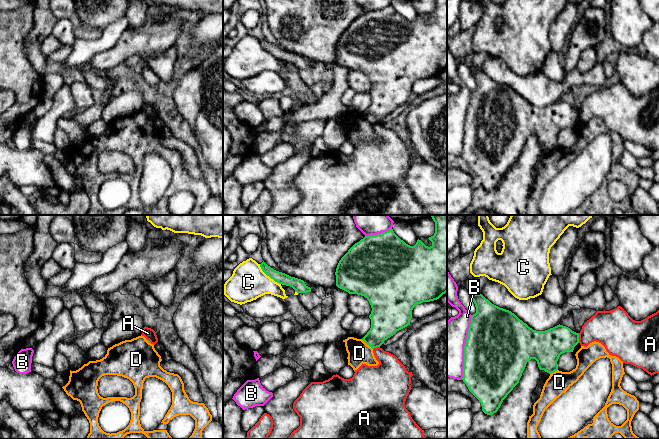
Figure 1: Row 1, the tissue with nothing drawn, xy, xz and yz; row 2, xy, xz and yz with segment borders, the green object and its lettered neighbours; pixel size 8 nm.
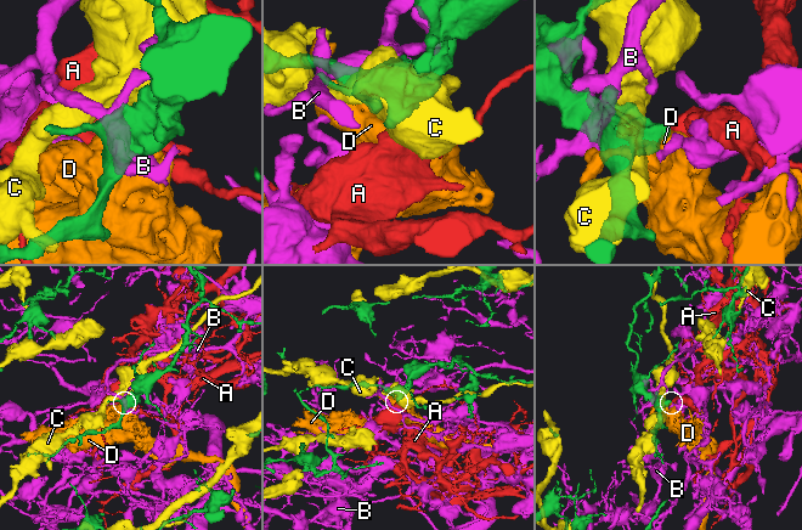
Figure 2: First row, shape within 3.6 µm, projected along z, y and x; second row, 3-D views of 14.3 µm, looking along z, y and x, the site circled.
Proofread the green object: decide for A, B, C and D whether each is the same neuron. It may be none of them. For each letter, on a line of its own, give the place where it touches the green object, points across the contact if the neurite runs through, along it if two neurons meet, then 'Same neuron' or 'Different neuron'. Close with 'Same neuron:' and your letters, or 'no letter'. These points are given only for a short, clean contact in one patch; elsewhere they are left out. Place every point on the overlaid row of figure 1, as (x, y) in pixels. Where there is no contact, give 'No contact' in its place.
A: Touches green at yz (578, 338). Different neuron
B: Touches green at yz (464, 347). Different neuron
C: Touches green at xz (268, 275). Different neuron
D: Touches green at xz (367, 344). Different neuron
Same neuron: no letter

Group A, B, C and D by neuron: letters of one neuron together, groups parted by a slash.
A / B / C / D

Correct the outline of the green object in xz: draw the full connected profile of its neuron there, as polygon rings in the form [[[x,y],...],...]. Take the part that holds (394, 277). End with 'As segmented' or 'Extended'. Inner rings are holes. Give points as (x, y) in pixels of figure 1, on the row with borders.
[[[447,215],[431,217],[435,222],[435,233],[428,238],[432,242],[430,247],[419,239],[414,246],[410,246],[390,229],[381,234],[365,236],[348,250],[337,265],[336,286],[349,294],[364,296],[371,305],[371,328],[362,340],[372,349],[380,347],[397,331],[407,327],[417,304],[437,300],[447,292]]]. As segmented

